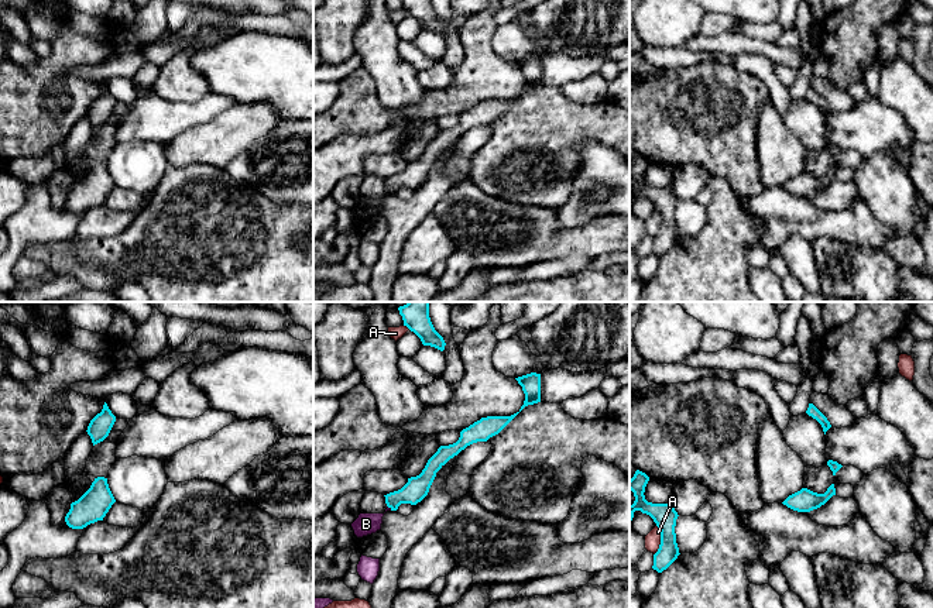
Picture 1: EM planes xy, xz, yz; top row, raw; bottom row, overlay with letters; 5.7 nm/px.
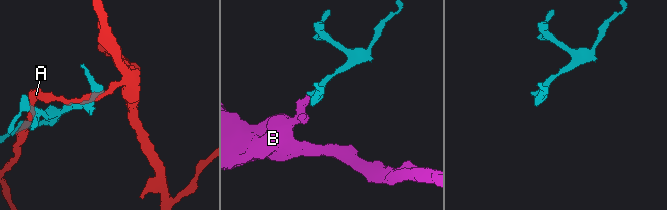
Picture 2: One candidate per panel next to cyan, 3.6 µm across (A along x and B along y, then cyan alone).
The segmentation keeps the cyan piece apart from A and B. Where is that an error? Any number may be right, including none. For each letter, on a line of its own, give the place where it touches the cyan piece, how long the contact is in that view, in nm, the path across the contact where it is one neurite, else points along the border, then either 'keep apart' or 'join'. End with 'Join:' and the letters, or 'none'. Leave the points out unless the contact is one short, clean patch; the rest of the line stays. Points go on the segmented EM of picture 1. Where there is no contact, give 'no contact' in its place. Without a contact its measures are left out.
A: contact yz (661, 540); length 180 nm; border yz (657, 525), (659, 546), (654, 555); keep apart
B: contact xz (390, 507); length 40 nm; way xz (417, 488), (401, 495), (390, 507), (374, 521), (366, 524); join
Join: B

